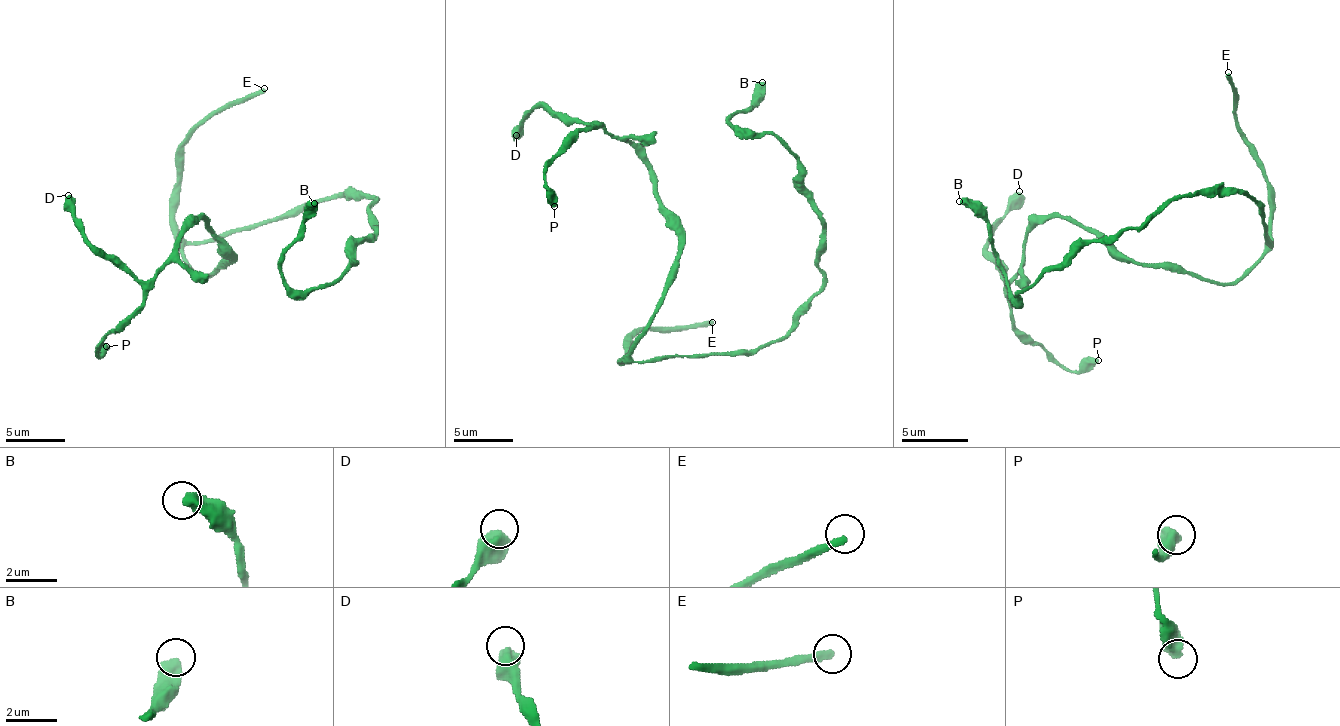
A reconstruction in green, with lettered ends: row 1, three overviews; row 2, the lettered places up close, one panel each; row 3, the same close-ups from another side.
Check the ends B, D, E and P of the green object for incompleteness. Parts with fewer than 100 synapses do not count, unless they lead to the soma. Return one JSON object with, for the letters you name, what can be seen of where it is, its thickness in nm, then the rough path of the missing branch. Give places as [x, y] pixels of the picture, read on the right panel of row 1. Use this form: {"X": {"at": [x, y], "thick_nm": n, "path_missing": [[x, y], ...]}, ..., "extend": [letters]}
{"E": {"at": [1228, 72], "thick_nm": 320}, "extend": ["E"]}

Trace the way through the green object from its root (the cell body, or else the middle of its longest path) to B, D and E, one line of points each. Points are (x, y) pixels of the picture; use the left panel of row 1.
B: (225, 230), (371, 198), (374, 233), (320, 290), (293, 290), (282, 275), (314, 203)
D: (225, 230), (184, 248), (204, 278), (231, 254), (198, 218), (172, 257), (136, 281), (86, 239), (68, 195)
E: (225, 230), (201, 242), (190, 242), (178, 230), (175, 221), (178, 150), (213, 114), (255, 97), (264, 88)

